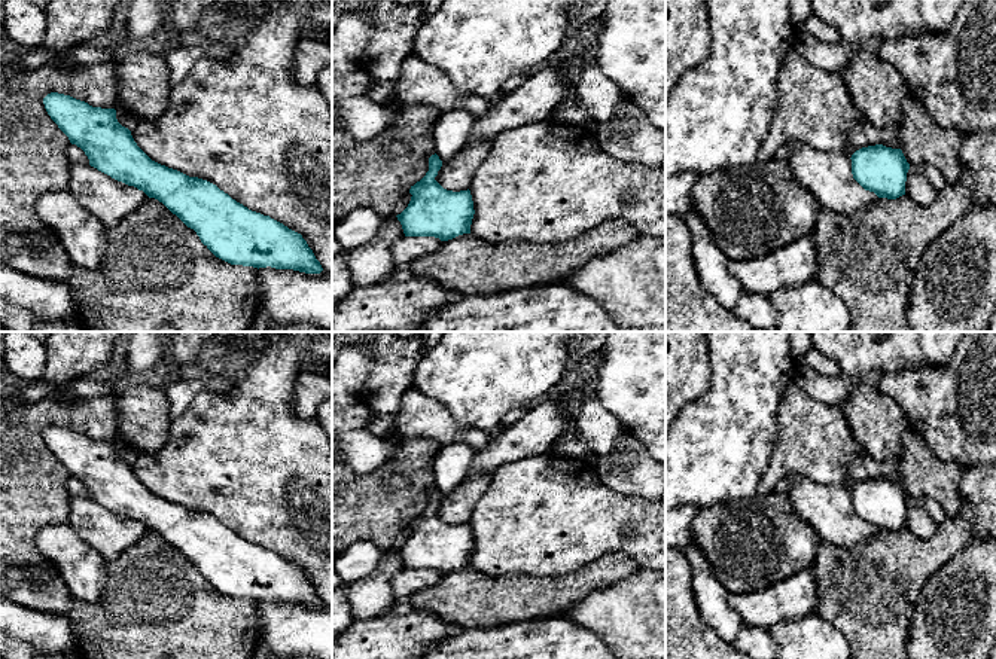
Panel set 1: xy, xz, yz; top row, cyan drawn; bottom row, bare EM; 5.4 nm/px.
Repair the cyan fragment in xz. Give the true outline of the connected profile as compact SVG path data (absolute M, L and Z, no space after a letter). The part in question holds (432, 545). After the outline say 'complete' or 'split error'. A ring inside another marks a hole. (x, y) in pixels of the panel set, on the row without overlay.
M435 486L429 491L429 504L411 519L411 534L398 547L405 570L435 570L441 574L470 567L475 547L470 524L453 525L444 522L435 510L442 494Z | complete

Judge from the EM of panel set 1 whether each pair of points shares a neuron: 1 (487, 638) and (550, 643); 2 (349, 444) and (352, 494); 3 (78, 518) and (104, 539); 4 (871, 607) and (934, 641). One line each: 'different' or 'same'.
1: same
2: different
3: same
4: different

